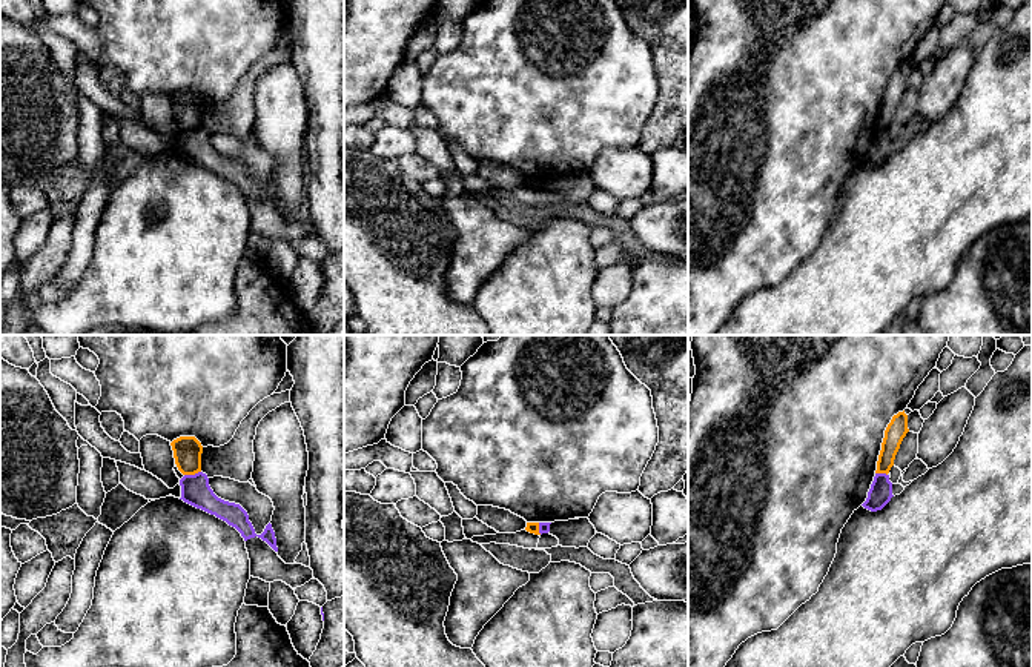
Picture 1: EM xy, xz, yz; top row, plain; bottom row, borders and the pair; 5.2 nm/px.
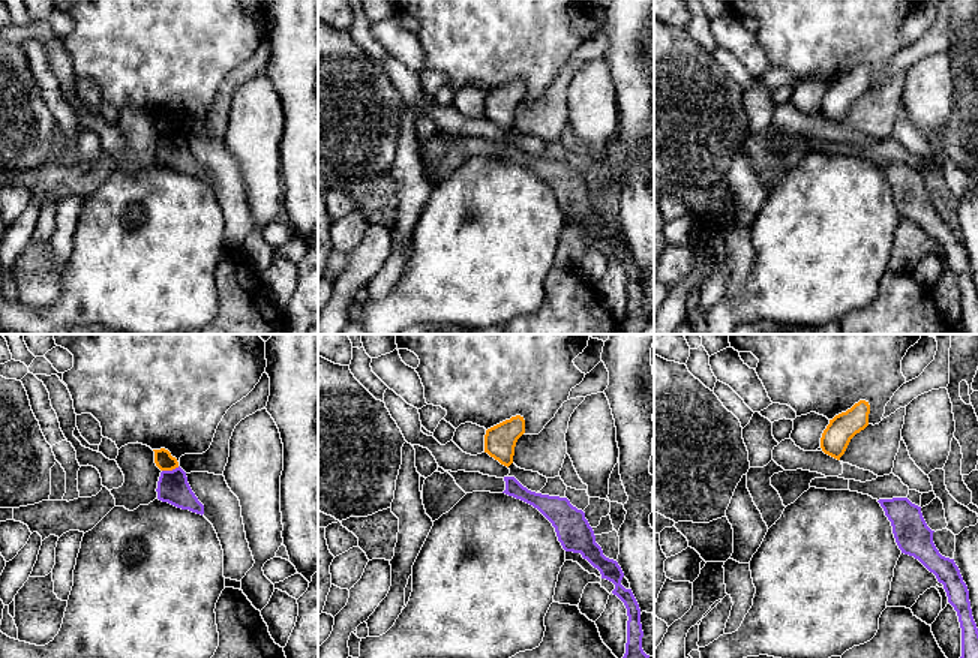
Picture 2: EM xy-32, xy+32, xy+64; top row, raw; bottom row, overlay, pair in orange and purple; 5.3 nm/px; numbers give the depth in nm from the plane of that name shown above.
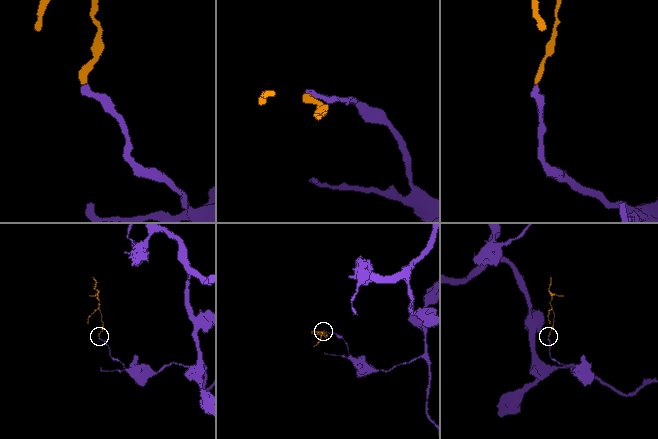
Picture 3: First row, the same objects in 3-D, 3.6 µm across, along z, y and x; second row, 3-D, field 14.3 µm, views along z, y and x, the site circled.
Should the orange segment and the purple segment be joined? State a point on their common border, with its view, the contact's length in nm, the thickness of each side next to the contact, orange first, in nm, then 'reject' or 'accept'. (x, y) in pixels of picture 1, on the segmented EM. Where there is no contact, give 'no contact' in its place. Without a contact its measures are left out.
meets orange in xy at (192, 474); contact 90 nm long; 150 nm thick on the orange side, 160 nm on the other; reject

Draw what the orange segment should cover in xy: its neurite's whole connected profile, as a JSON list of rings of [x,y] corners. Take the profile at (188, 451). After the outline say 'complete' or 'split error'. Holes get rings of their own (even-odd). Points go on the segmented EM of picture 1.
[[[180,436],[170,443],[178,470],[183,475],[201,472],[203,446],[195,436]]]; complete

